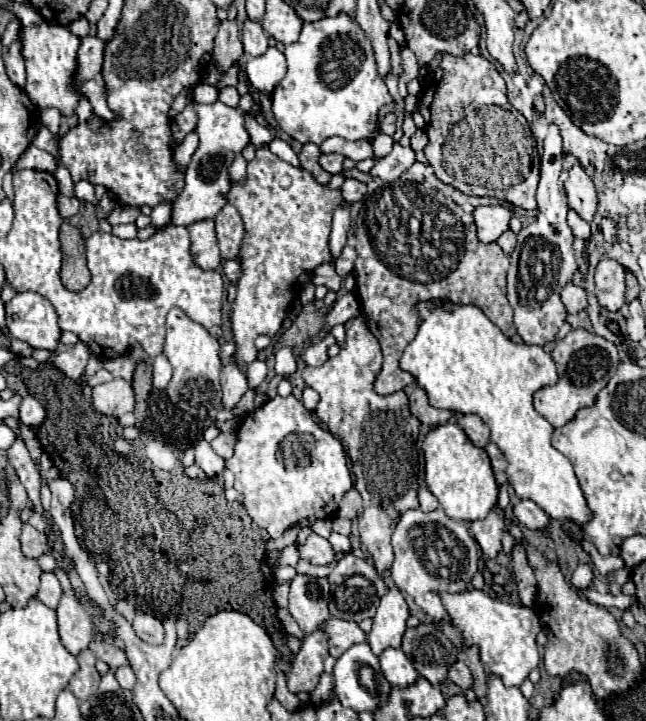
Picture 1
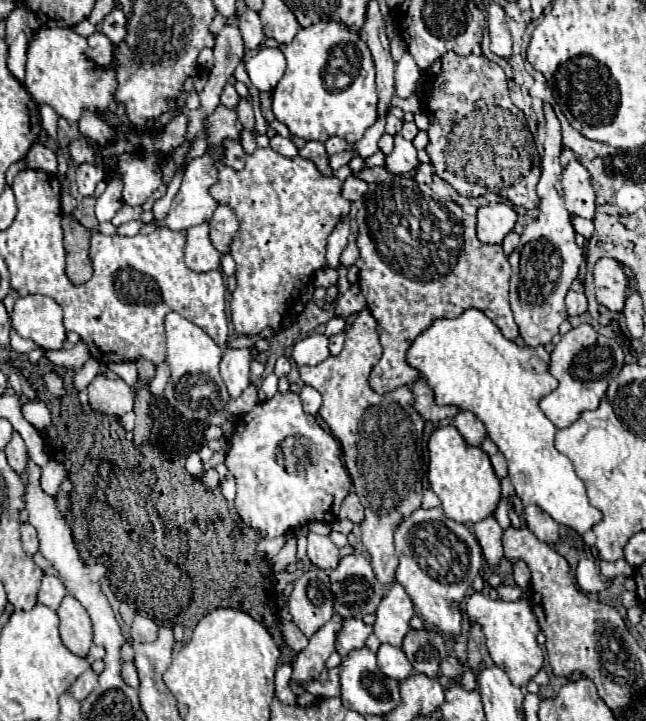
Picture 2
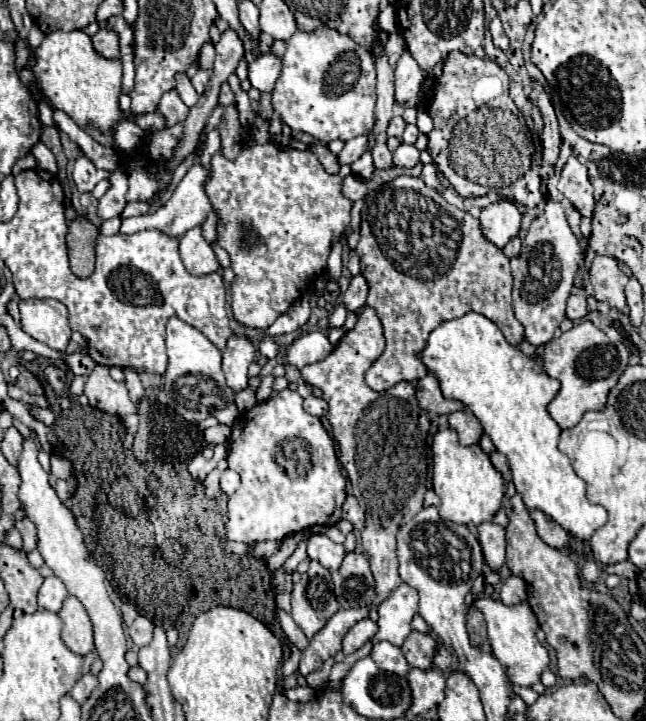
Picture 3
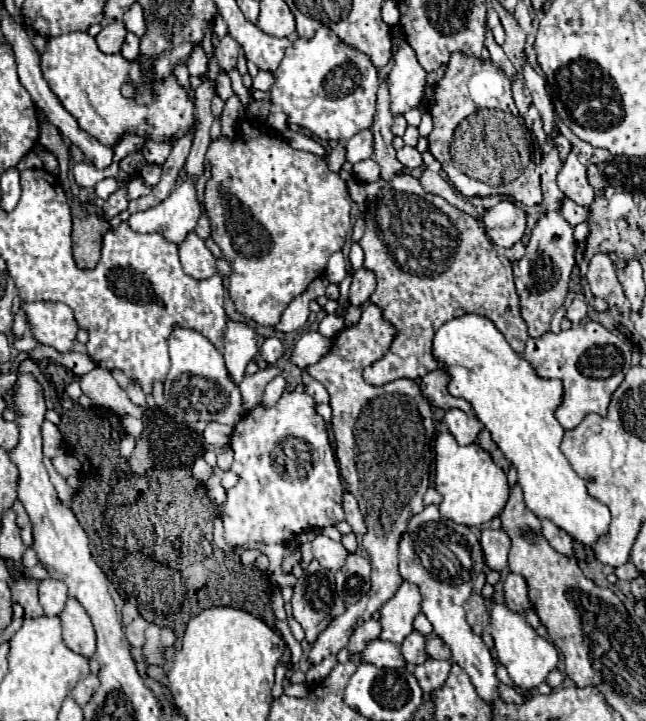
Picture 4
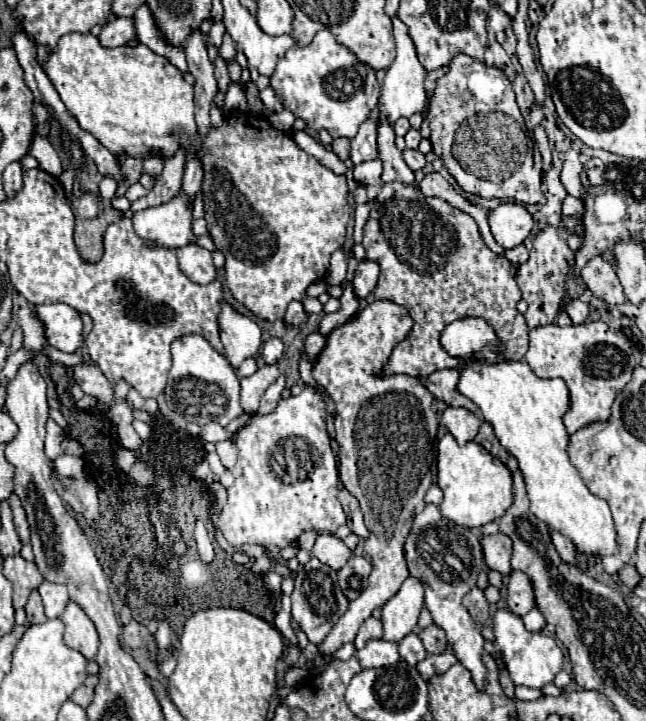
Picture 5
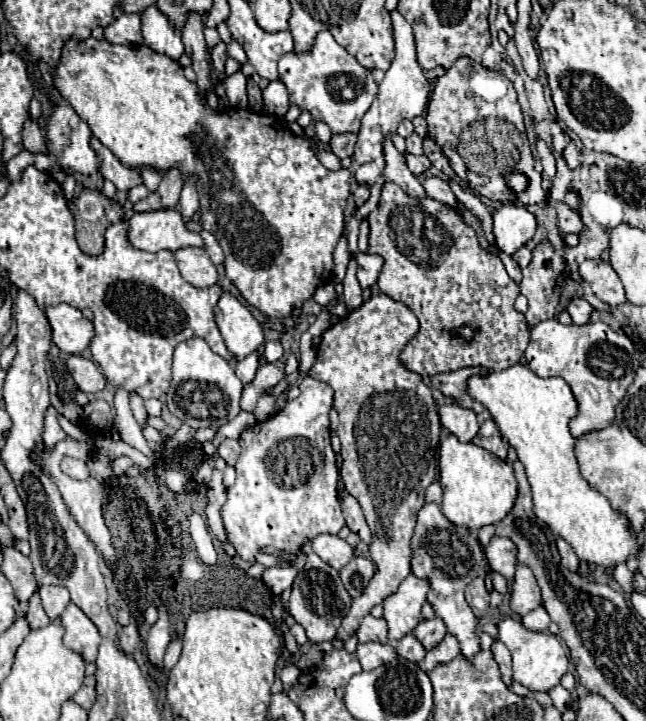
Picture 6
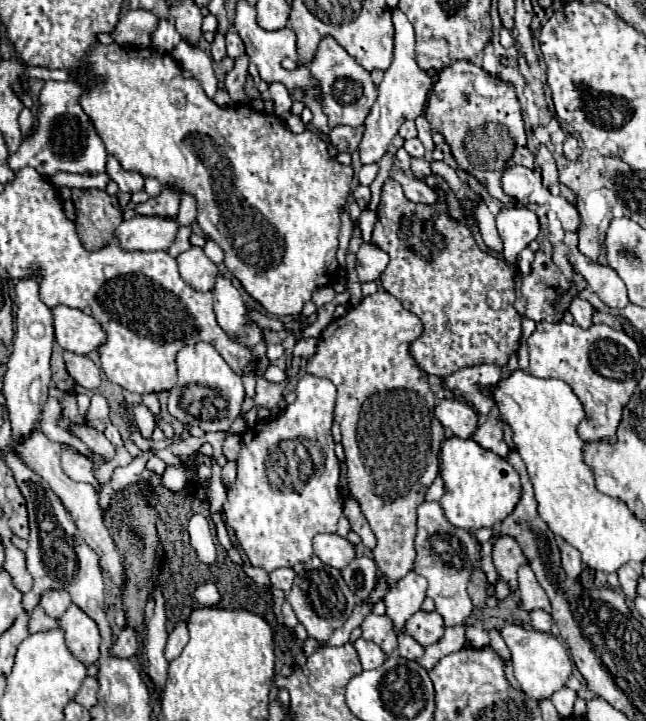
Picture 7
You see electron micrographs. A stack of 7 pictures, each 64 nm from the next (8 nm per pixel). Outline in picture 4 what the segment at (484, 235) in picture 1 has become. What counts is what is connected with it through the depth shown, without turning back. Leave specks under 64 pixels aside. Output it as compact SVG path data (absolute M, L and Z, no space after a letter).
M510 200L484 212L484 226L490 240L500 248L510 248L522 240L526 232L526 212Z

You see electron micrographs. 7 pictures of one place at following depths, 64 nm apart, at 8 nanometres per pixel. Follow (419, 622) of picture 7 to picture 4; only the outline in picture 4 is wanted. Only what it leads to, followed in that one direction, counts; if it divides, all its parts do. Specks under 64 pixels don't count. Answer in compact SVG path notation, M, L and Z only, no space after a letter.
M432 634L426 638L426 652L432 656L432 658L450 658L450 648L442 642L440 636Z

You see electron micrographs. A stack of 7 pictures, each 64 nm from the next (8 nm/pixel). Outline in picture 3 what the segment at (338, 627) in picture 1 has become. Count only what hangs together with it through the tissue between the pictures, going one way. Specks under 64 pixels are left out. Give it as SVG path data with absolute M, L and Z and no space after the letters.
M370 618L358 622L356 626L352 626L352 628L348 630L348 634L346 634L346 638L344 638L344 648L342 648L342 652L344 652L344 654L356 652L356 650L362 648L368 640L372 640L376 632L378 632L378 624L372 622Z

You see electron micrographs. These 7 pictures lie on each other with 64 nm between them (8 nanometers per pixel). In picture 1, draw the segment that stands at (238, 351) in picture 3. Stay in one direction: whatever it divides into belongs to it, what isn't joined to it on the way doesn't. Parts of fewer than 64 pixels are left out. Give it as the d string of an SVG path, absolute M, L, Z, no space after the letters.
M228 358L222 362L222 406L232 408L238 404L242 394L248 390L248 380L246 380L246 370L240 370L240 364L234 358Z

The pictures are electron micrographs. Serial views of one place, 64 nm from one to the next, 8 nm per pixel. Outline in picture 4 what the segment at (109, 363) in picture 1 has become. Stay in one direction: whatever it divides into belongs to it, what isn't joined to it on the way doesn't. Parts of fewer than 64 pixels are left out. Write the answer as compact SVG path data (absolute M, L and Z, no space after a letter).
M134 382L128 384L126 394L128 394L128 398L130 398L136 406L146 406L146 396L142 394L142 390L138 390L138 386L134 386Z

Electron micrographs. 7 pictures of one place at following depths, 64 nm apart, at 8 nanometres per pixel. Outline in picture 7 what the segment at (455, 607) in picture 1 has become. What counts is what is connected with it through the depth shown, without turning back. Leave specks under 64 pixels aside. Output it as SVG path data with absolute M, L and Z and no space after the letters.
M516 624L504 626L500 634L510 648L512 662L514 662L514 676L526 696L540 702L544 698L552 698L554 692L566 686L572 674L572 662L570 662L568 650L552 634L538 632L538 630L526 630Z

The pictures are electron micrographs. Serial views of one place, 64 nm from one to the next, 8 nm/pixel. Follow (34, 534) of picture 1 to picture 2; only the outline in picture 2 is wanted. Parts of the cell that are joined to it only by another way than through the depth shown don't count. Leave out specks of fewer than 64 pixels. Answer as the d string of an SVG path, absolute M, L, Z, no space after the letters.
M20 524L20 538L22 538L22 546L24 552L28 556L34 556L38 552L38 536L36 536L36 528L32 528L32 524Z

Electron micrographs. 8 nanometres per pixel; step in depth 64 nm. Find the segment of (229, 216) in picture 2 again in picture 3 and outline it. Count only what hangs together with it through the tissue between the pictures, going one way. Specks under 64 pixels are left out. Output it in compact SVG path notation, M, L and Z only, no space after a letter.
M210 212L208 218L206 218L204 224L202 224L202 236L204 236L208 242L214 242L216 236L218 236L216 228L218 228L218 216L216 216L214 212Z

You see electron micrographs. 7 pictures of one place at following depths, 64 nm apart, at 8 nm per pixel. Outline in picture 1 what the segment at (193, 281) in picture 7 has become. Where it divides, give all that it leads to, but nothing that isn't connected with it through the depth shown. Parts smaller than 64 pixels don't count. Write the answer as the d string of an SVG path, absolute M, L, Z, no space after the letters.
M202 220L188 226L190 232L190 252L196 266L202 270L216 270L222 262L216 232L214 232L214 220Z

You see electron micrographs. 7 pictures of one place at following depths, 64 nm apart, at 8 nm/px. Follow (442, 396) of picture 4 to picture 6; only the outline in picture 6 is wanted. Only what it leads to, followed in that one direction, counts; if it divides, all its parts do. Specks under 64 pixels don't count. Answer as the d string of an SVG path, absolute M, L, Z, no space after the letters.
M460 368L456 372L446 372L446 374L436 374L432 376L432 388L440 390L444 396L450 396L454 398L458 404L466 406L466 408L472 408L476 414L484 412L486 408L476 402L470 394L468 394L468 386L466 386L466 380L470 376L486 376L490 370L488 368Z

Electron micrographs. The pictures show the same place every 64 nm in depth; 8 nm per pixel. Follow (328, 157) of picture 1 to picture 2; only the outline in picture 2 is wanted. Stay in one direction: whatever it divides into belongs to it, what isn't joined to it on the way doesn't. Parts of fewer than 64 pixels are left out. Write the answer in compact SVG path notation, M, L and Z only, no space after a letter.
M344 150L344 152L338 152L338 154L330 156L330 166L332 166L334 170L338 170L340 166L348 164L354 156L356 156L356 152L354 152L354 150Z

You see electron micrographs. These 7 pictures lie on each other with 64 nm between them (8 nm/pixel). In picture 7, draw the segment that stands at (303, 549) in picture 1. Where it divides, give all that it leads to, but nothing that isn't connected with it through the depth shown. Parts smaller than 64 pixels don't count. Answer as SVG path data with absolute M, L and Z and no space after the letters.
M316 534L314 554L328 566L342 570L354 558L354 544L338 534Z

